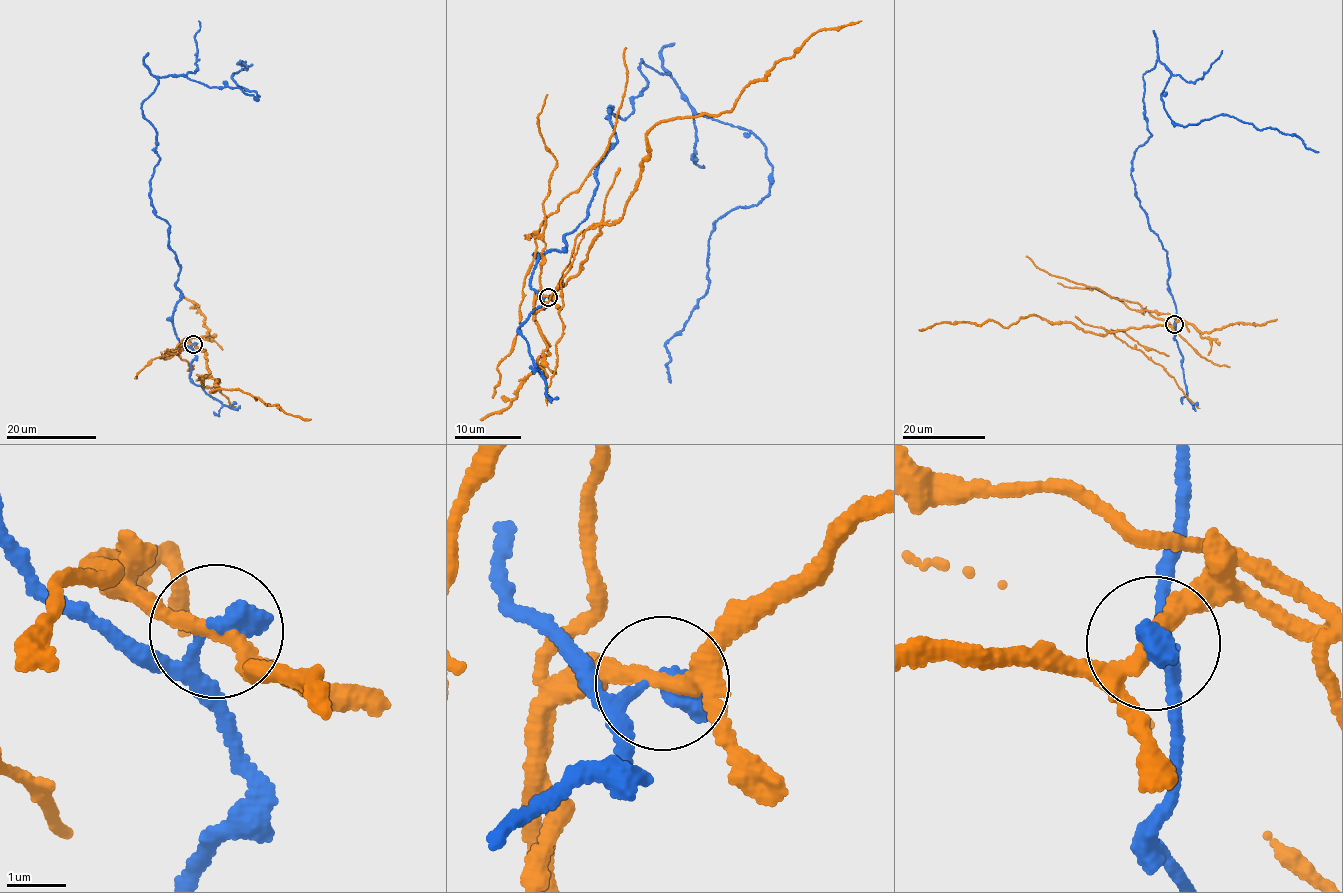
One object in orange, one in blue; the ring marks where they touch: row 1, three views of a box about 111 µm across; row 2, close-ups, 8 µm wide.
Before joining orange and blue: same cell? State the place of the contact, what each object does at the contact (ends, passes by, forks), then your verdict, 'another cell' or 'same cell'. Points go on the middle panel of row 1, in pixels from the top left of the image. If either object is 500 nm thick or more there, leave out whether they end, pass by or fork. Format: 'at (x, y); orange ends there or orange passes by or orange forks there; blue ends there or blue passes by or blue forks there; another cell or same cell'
at (548, 297); orange passes by; blue ends there; another cell

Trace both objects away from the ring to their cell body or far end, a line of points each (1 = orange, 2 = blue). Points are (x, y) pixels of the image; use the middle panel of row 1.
1: (548, 297), (578, 273), (599, 229), (622, 217), (646, 134), (659, 123), (718, 116), (818, 31), (861, 20)
2: (548, 297), (530, 278), (585, 219), (642, 60), (755, 134), (772, 168), (766, 196), (716, 222), (671, 383)

